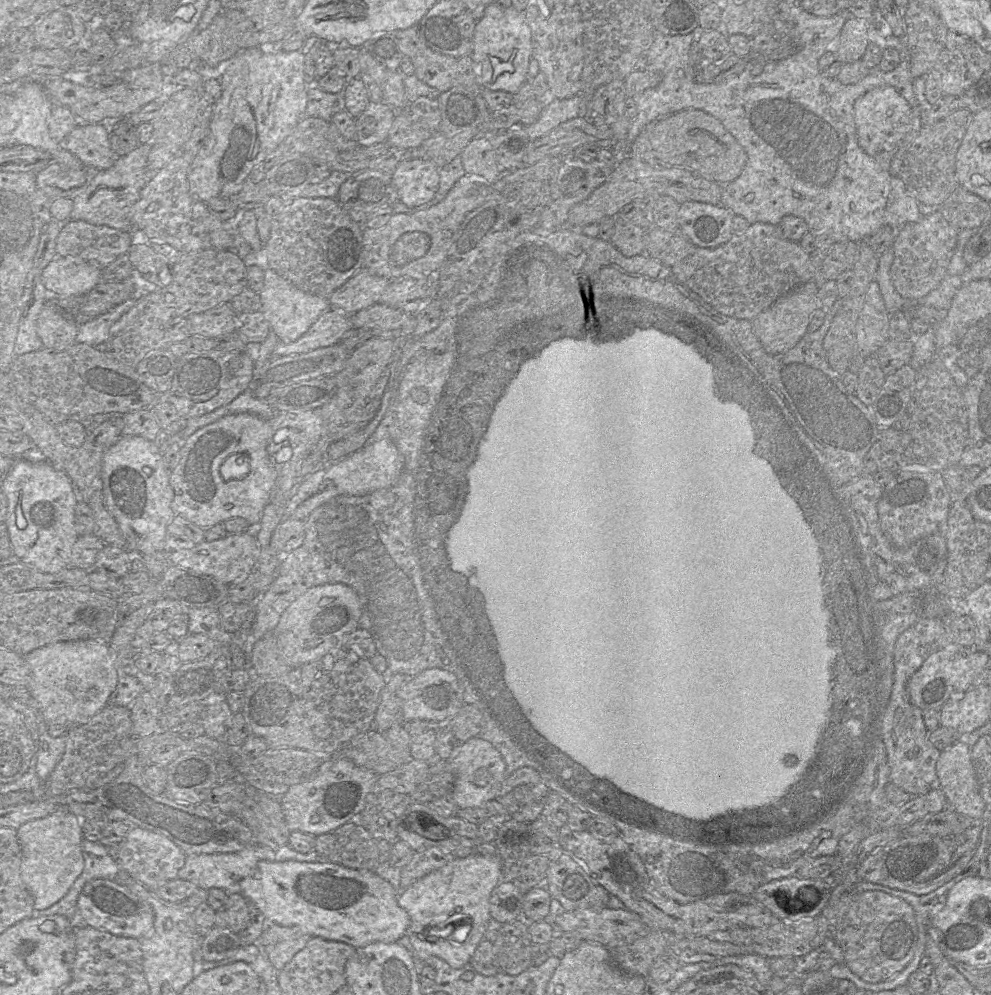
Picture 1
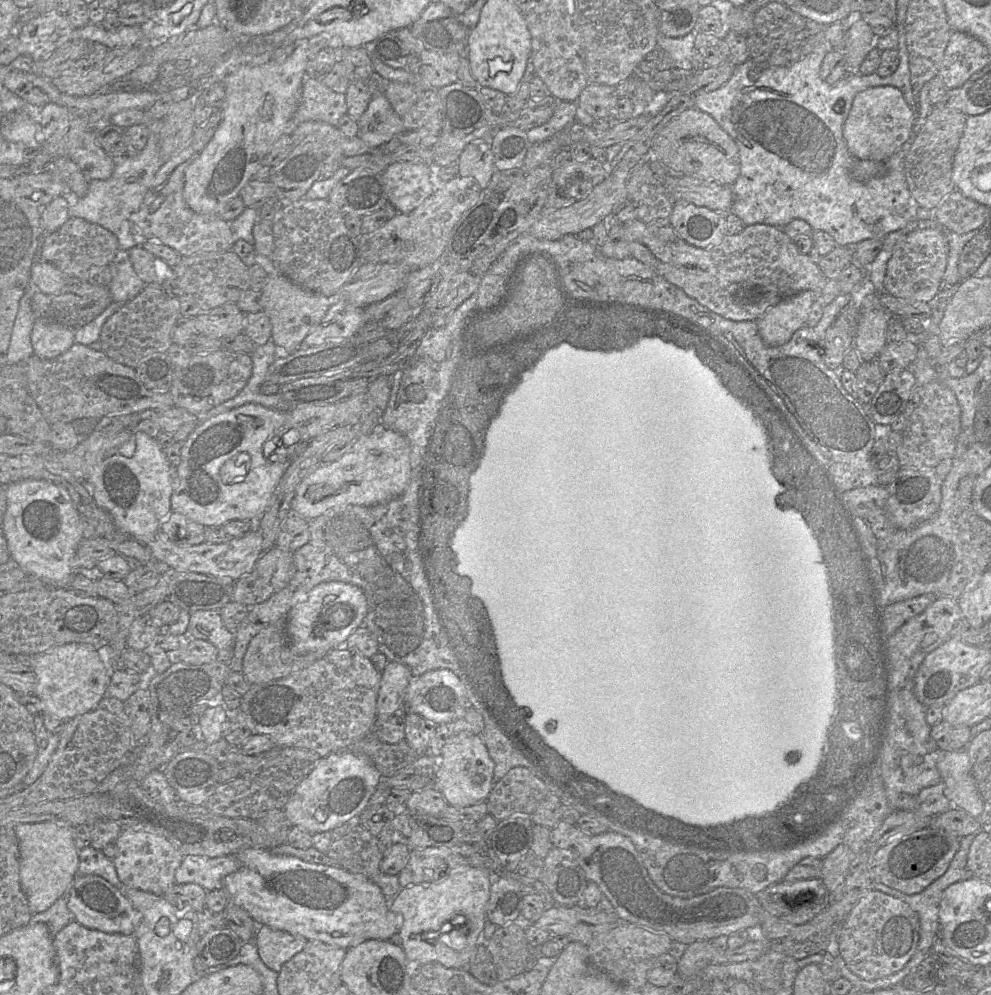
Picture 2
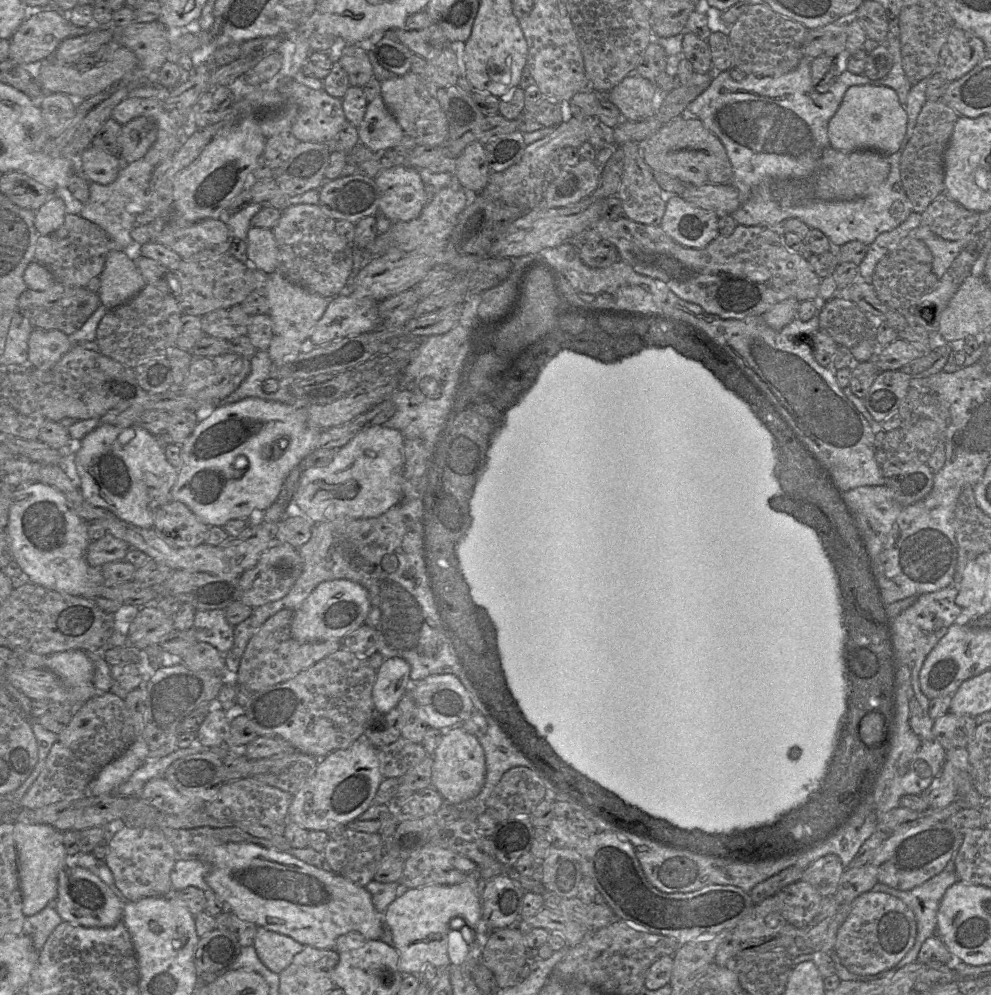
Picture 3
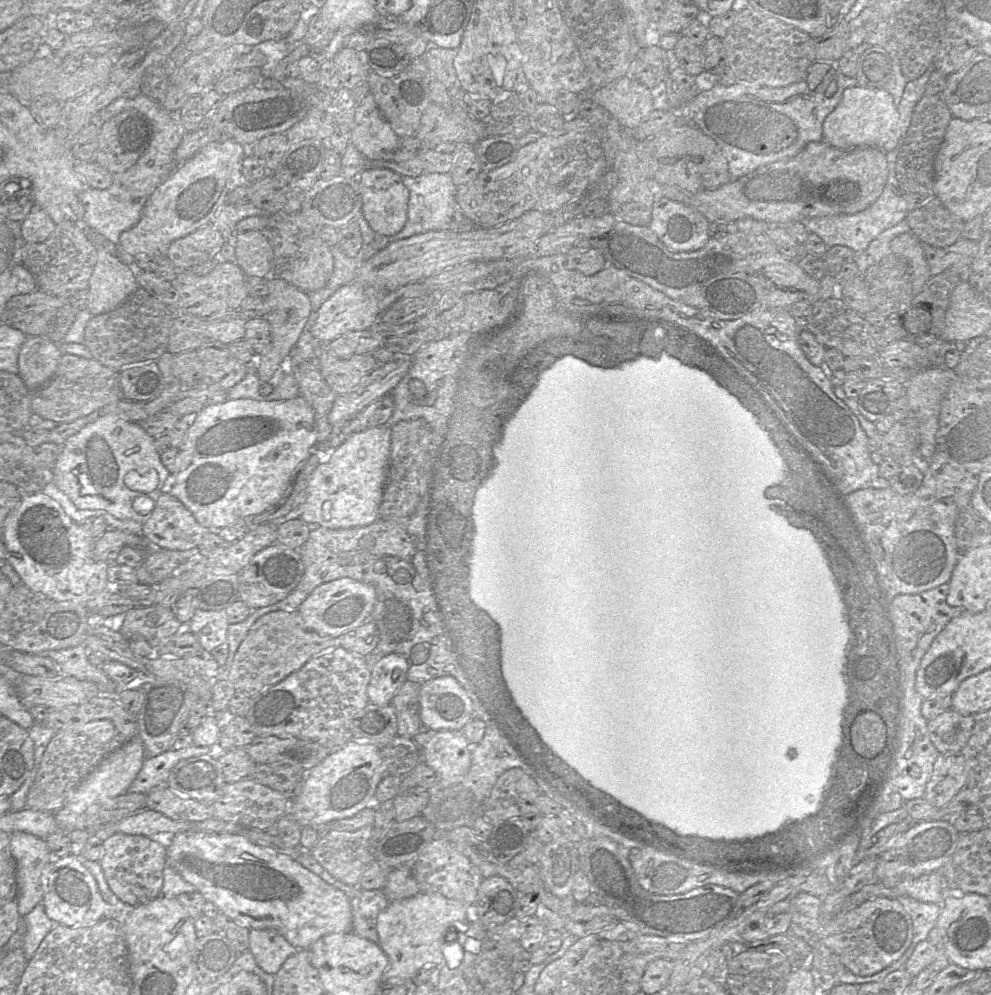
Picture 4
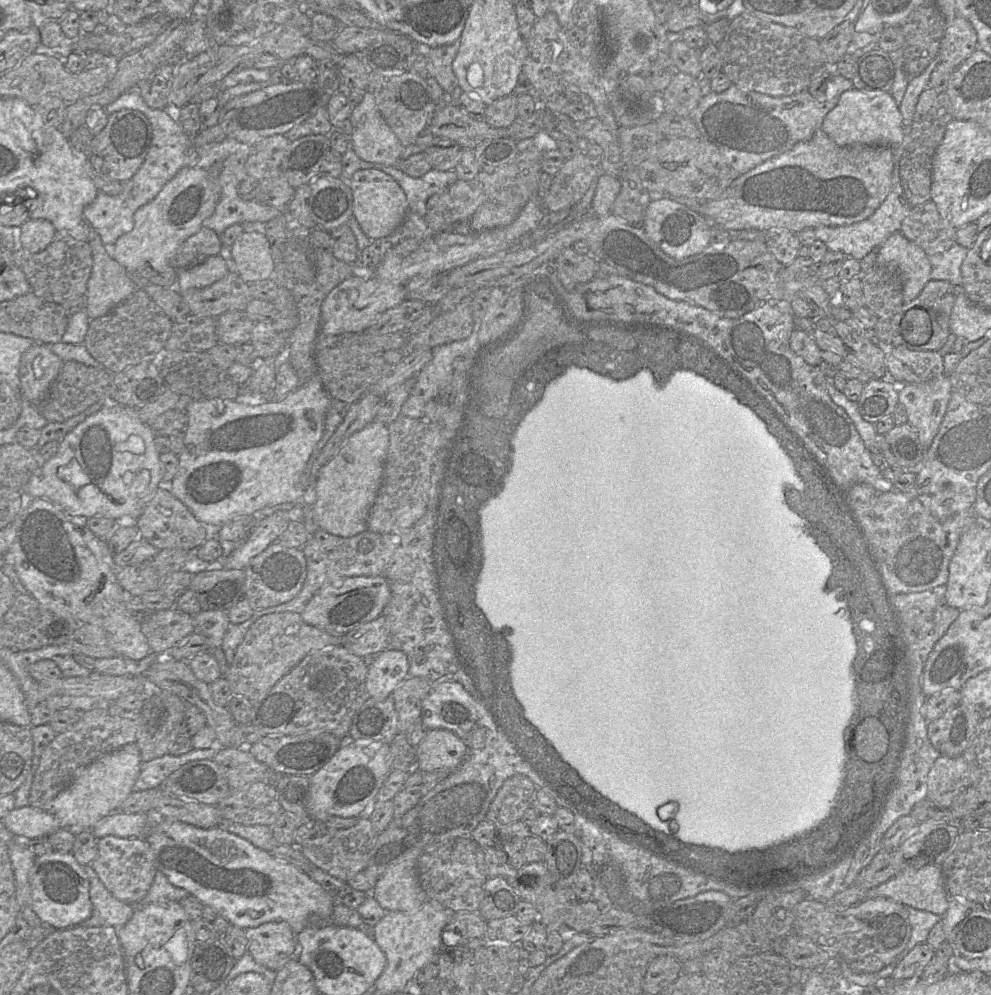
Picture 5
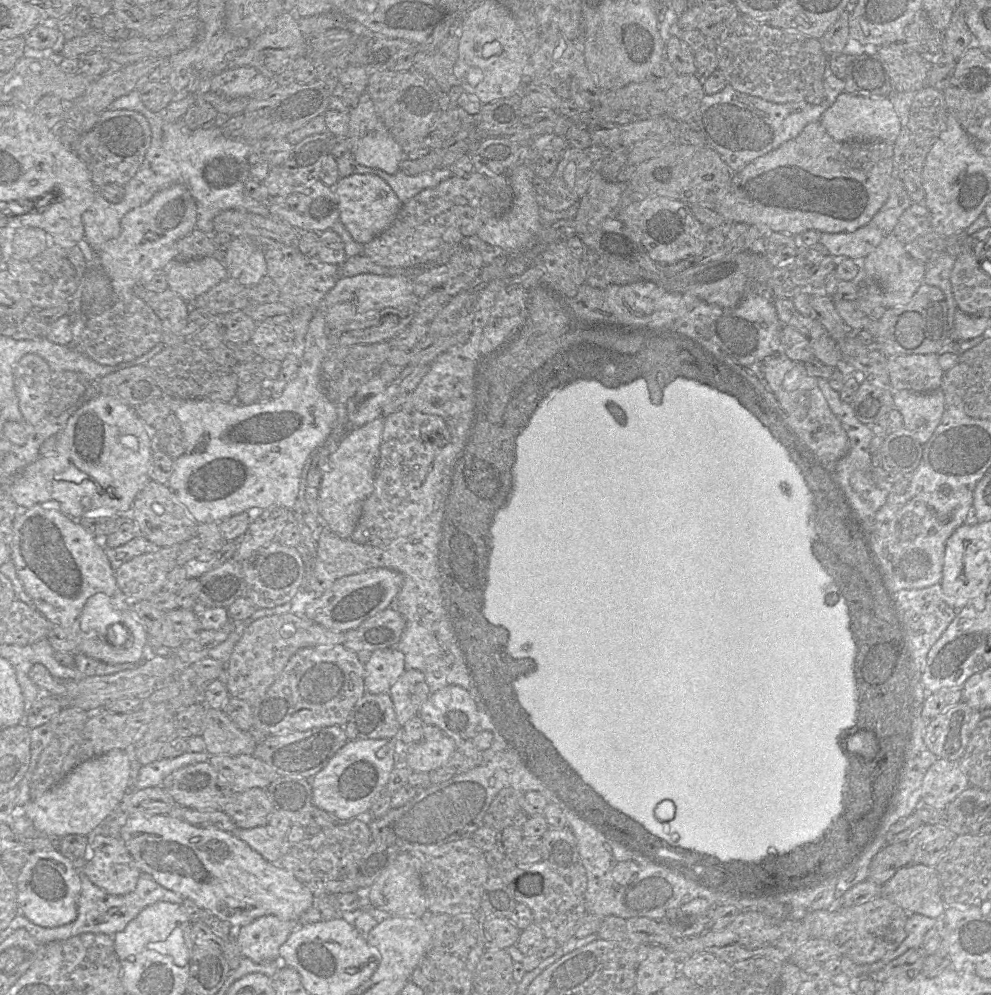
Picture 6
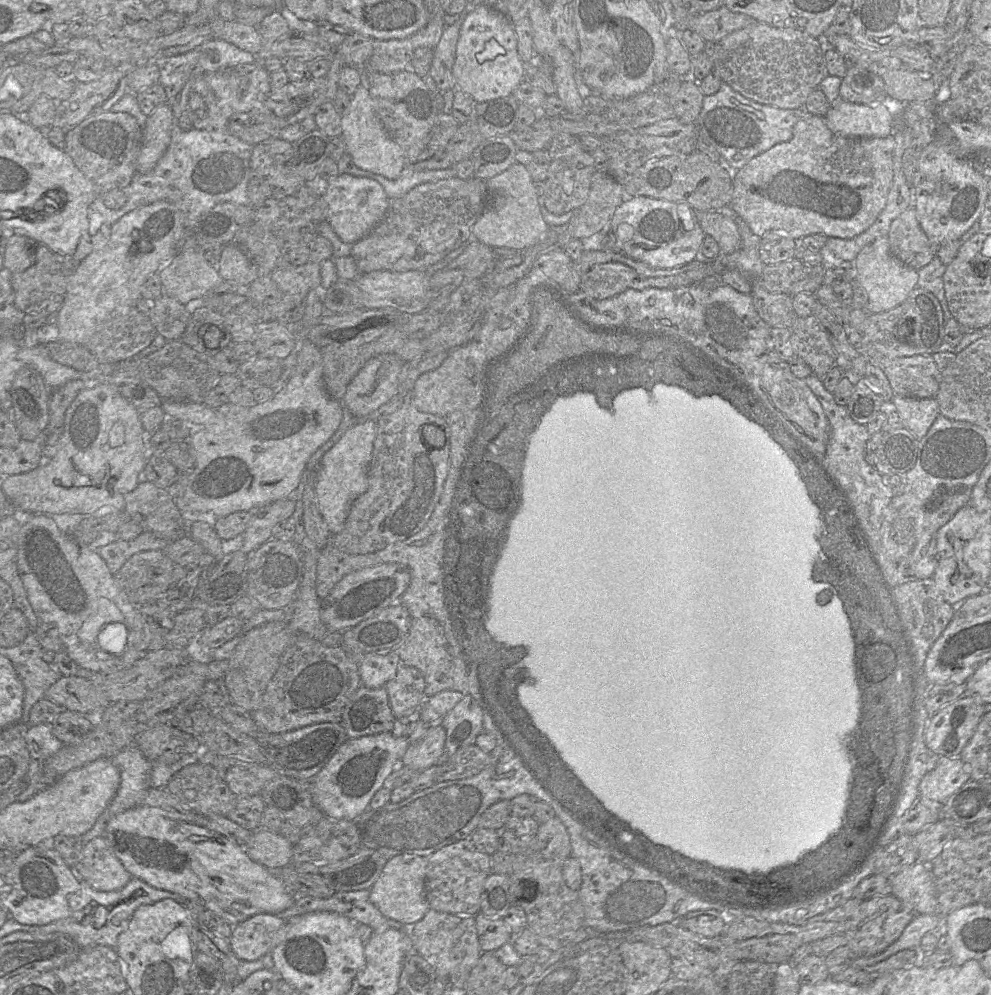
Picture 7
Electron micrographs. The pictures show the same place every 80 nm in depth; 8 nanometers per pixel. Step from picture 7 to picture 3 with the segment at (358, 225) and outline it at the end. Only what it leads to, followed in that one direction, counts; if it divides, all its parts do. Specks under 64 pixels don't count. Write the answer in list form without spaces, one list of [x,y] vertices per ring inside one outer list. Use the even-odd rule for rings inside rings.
[[[396,165],[374,177],[378,188],[378,213],[391,221],[409,221],[419,216],[428,194],[418,169]]]

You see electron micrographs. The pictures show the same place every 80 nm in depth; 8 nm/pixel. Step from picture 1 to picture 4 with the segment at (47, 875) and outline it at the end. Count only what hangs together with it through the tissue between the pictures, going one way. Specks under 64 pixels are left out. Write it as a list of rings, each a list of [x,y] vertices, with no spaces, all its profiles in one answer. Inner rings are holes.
[[[25,832],[11,834],[10,852],[15,864],[17,911],[23,917],[43,899],[42,871],[52,857],[45,840]]]

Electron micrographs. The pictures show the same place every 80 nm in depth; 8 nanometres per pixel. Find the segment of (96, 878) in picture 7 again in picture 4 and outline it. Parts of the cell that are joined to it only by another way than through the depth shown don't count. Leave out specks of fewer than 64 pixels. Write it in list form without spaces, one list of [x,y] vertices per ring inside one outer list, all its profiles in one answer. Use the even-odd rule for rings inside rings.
[[[116,832],[102,841],[103,854],[99,864],[114,895],[129,906],[136,906],[161,896],[166,848],[150,837]]]

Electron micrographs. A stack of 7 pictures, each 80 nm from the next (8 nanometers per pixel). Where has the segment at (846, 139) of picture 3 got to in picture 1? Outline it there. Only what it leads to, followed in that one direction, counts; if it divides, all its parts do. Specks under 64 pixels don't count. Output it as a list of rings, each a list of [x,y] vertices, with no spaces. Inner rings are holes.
[[[881,87],[867,91],[854,103],[854,117],[860,147],[869,155],[896,148],[910,130],[912,108],[893,88]]]

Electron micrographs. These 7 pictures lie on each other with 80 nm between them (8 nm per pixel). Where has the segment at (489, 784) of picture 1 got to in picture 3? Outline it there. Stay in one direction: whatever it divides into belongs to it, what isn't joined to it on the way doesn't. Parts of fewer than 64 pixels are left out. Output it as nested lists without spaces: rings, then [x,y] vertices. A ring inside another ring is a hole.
[[[460,726],[442,732],[442,739],[431,756],[431,787],[441,795],[445,804],[460,804],[474,798],[482,790],[486,774],[485,756],[479,740]]]

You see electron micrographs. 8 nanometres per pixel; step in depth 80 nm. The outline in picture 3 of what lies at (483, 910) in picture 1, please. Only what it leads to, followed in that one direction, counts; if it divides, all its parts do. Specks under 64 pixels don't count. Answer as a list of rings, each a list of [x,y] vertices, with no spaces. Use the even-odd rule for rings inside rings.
[[[477,869],[464,882],[456,885],[429,885],[421,888],[401,889],[401,894],[382,913],[385,931],[382,940],[391,944],[398,952],[398,970],[403,975],[413,975],[424,965],[432,965],[437,969],[448,969],[450,964],[463,965],[467,962],[469,945],[468,933],[486,935],[488,929],[481,920],[481,895],[484,881]],[[459,917],[464,921],[462,928],[449,929],[449,921]]]

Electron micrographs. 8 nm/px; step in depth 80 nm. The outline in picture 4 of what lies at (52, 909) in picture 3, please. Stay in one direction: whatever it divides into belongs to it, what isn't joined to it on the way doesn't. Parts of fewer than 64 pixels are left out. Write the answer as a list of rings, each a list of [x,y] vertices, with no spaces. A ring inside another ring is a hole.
[[[39,903],[28,914],[22,917],[24,921],[24,937],[22,950],[29,960],[47,933],[55,926],[45,913],[44,905]]]

